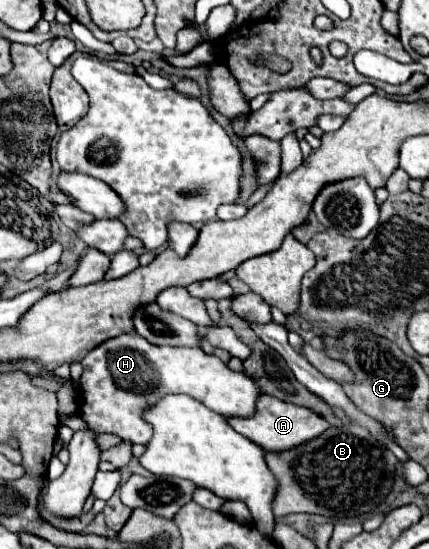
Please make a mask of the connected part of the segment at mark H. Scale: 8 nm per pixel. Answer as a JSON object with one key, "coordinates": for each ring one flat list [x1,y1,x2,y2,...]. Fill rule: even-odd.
{"coordinates":[[130,332,122,334,116,338,110,338,90,350,86,354,84,362,84,372,80,378,80,418,88,424,90,430,96,434,116,434,120,440,132,442,132,444,146,444,152,438,152,428,142,420,140,412,146,406,152,406,166,394,186,394,192,396,194,400,202,402,210,410,230,418,230,416,252,416,256,410,256,400,260,396,258,386,254,384,252,378,248,378,244,372,232,372,220,358,210,356,202,352,200,348,188,348,188,346,154,346,148,340,144,340,140,334]]}

